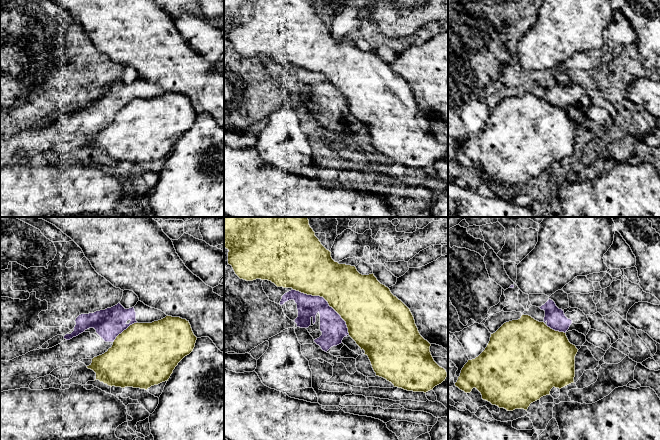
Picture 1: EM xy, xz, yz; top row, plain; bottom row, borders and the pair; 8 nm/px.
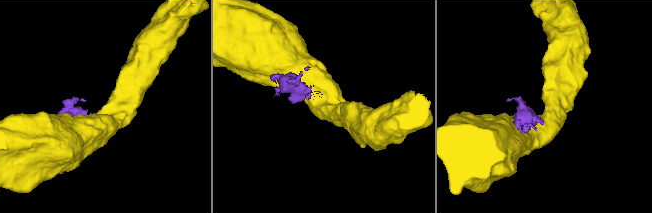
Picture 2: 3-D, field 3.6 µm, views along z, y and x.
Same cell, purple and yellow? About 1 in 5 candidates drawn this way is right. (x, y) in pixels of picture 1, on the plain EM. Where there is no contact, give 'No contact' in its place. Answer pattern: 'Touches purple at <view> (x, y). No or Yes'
Touches purple at xz (326, 77). No

